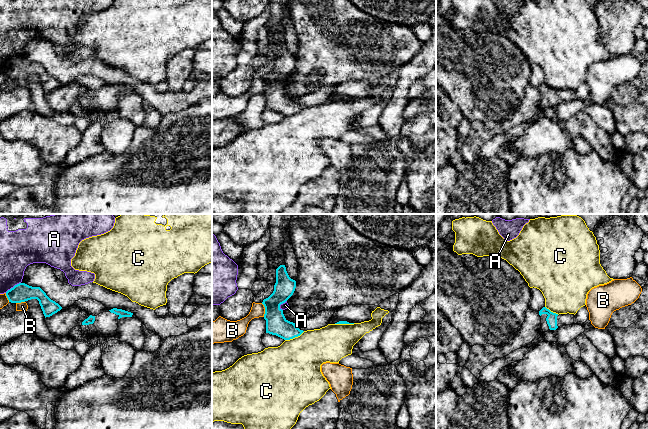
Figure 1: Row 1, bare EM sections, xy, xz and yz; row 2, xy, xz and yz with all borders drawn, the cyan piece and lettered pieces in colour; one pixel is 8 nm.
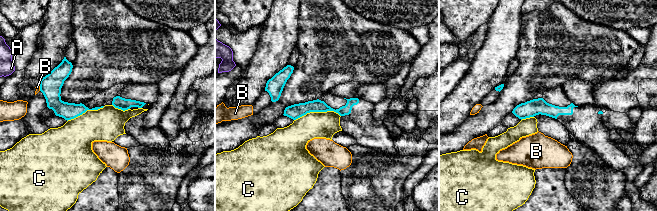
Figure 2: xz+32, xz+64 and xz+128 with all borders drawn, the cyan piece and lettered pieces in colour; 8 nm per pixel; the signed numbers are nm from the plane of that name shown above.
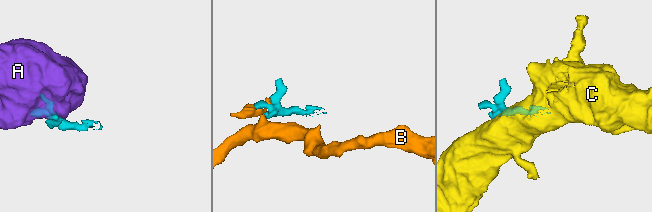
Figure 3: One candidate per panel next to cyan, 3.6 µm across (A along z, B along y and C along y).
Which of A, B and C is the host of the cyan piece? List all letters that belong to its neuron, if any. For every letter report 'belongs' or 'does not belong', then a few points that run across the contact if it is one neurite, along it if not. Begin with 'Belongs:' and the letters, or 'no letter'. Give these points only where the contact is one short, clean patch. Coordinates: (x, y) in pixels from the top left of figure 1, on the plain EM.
Belongs: no letter
A: does not belong
B: does not belong; line xz (261, 79), (264, 83), (264, 92)
C: does not belong

